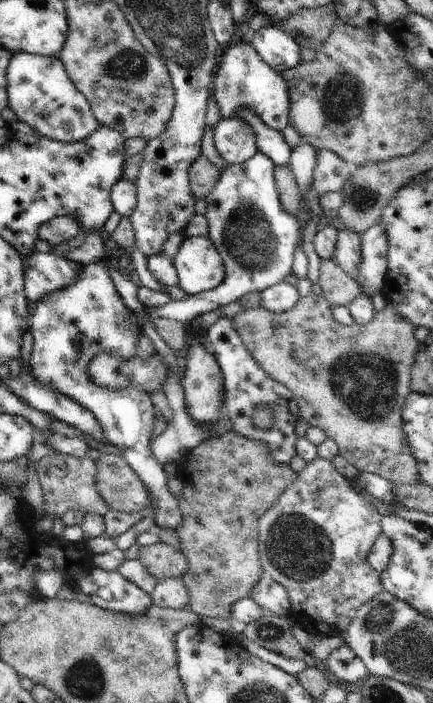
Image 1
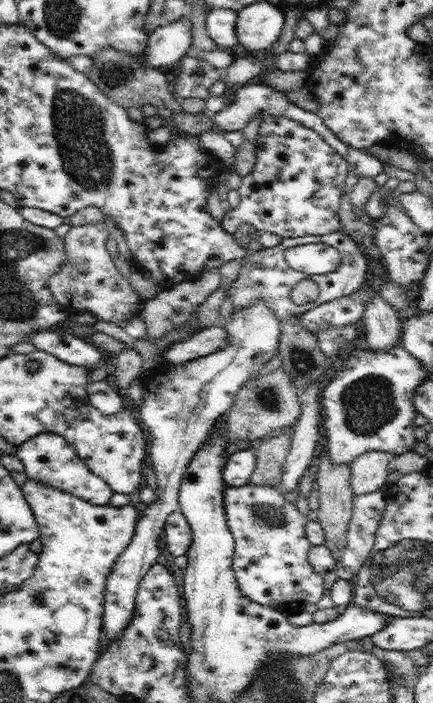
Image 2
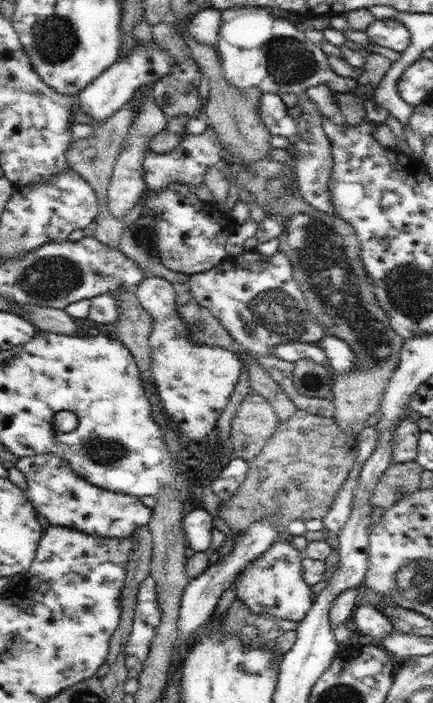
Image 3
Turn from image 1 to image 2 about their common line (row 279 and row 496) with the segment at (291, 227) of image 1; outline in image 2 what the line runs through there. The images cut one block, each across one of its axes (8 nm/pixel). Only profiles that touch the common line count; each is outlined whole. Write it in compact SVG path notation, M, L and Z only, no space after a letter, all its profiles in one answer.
M250 482L239 487L227 485L224 490L224 512L235 540L233 571L240 591L246 597L286 616L300 614L307 604L318 603L324 594L324 581L308 560L311 547L305 531L308 520L300 513L292 497L282 495L279 486L255 485Z

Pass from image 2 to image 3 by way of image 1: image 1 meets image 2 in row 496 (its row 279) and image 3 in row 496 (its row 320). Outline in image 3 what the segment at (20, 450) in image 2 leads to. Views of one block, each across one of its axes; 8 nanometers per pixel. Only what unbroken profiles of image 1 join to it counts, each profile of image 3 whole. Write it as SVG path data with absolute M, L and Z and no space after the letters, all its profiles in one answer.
M53 452L17 458L16 467L27 478L28 489L25 493L29 501L33 504L36 512L42 514L51 524L61 524L68 528L76 528L86 534L98 534L110 538L124 538L133 534L138 527L146 525L152 516L153 509L146 507L140 501L139 497L112 492L90 484L90 481L78 476L61 456Z

